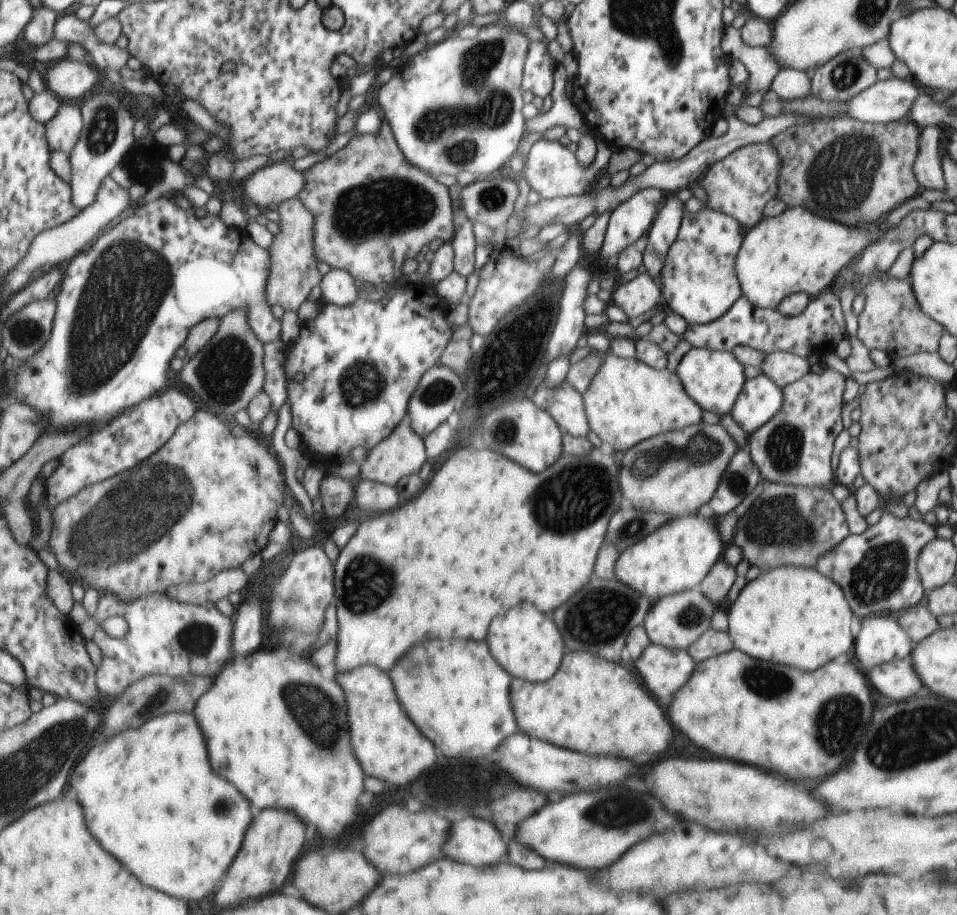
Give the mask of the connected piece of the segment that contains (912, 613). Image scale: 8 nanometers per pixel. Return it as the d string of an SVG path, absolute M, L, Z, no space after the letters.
M921 605L907 608L898 619L896 616L894 616L894 619L915 645L919 640L923 640L925 636L929 636L929 634L933 634L935 630L939 629L936 618L931 616L927 607Z

